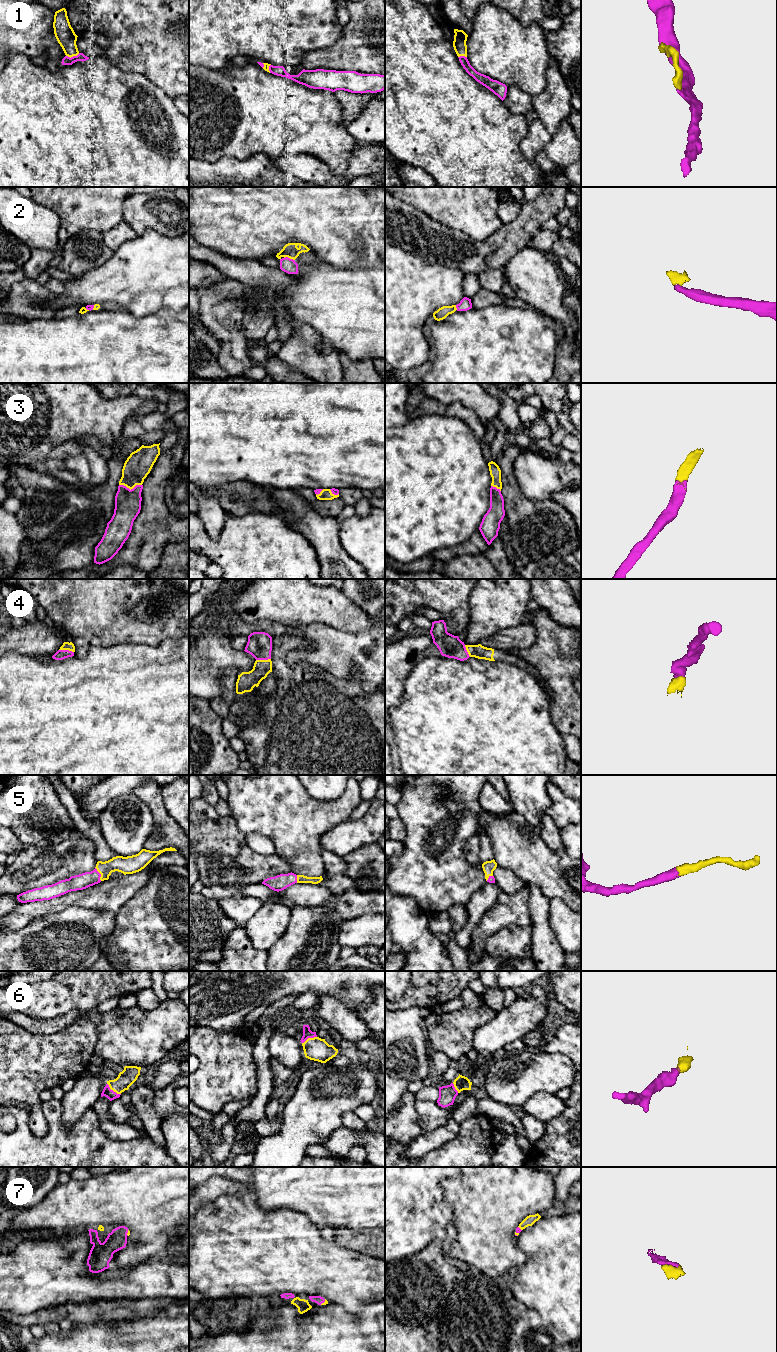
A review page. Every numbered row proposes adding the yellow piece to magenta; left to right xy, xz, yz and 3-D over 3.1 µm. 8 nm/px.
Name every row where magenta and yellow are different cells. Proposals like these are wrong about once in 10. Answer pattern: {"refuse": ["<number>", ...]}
{"refuse": []}

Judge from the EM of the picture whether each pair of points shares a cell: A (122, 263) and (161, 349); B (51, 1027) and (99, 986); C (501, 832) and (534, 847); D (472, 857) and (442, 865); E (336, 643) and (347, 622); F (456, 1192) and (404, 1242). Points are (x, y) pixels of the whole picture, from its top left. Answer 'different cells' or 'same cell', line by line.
A: different cells
B: different cells
C: same cell
D: different cells
E: different cells
F: different cells

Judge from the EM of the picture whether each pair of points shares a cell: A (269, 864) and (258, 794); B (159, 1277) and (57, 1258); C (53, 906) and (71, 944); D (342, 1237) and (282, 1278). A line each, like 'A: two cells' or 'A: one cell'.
A: two cells
B: one cell
C: two cells
D: two cells

